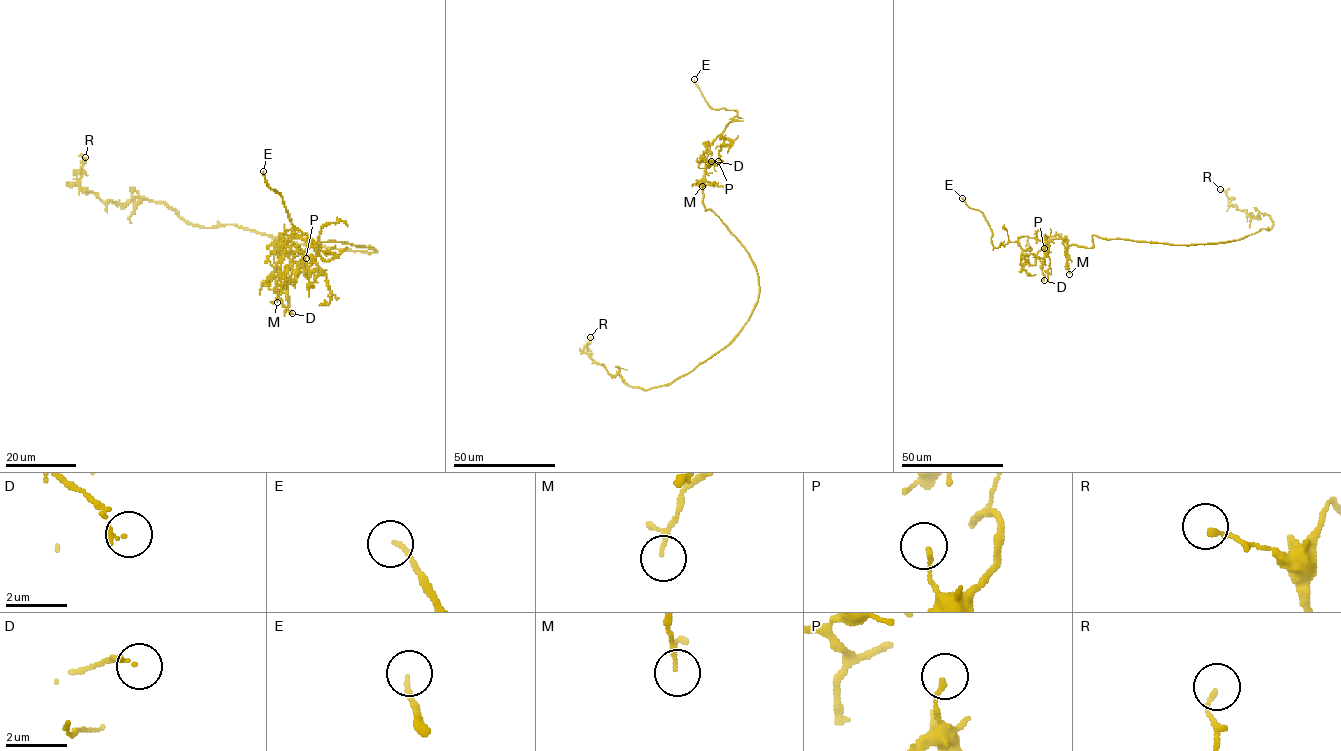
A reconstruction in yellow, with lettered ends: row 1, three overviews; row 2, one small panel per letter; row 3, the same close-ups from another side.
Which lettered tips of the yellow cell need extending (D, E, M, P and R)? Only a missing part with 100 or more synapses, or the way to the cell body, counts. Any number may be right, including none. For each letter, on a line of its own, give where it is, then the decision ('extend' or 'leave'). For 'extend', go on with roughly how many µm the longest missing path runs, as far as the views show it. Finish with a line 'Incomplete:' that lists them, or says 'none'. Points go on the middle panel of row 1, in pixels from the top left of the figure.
D: at (711, 161); leave
E: at (694, 79); extend; about 20 µm are missing
M: at (702, 186); leave
P: at (718, 161); leave
R: at (590, 337); leave
Incomplete: E

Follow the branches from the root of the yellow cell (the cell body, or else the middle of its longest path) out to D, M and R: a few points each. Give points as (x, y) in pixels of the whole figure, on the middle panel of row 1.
D: (757, 269), (740, 242), (712, 211), (705, 208), (703, 187), (707, 161), (699, 161), (702, 158), (711, 161)
M: (757, 269), (740, 242), (712, 211), (705, 208), (702, 180), (714, 182), (702, 186)
R: (757, 269), (758, 300), (739, 334), (668, 384), (643, 390), (612, 376), (587, 352), (590, 337)

